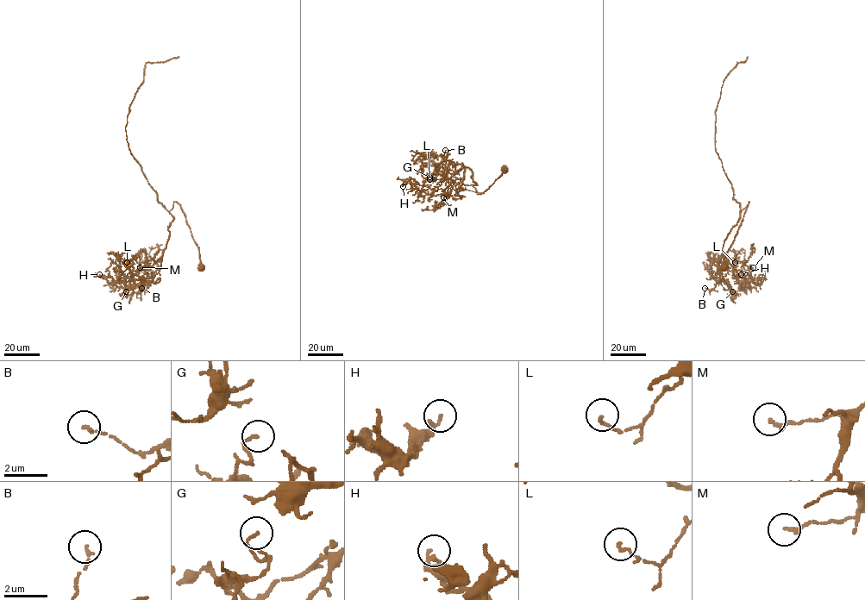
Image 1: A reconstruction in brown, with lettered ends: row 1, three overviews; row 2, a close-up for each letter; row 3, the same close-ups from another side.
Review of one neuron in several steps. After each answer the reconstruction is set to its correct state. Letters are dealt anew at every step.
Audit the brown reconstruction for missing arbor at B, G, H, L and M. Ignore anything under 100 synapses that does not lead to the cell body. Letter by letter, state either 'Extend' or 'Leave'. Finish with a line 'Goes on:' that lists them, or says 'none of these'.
B: Leave
G: Leave
H: Leave
L: Leave
M: Leave
Goes on: none of these

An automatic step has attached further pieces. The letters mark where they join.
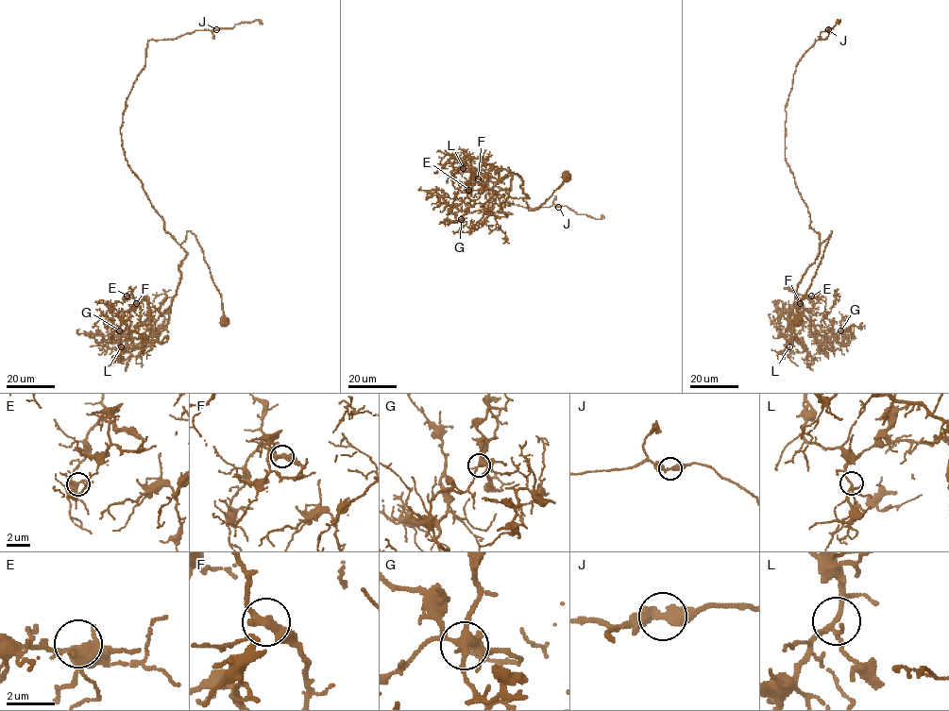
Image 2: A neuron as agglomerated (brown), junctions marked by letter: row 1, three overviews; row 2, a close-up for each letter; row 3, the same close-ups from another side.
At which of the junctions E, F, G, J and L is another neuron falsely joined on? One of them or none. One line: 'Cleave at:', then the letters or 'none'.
Cleave at: none

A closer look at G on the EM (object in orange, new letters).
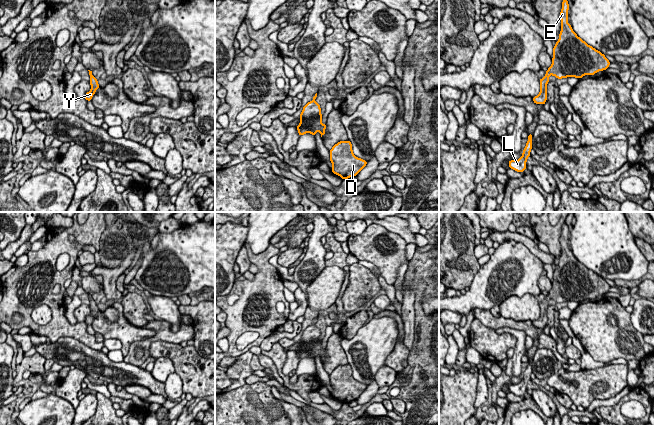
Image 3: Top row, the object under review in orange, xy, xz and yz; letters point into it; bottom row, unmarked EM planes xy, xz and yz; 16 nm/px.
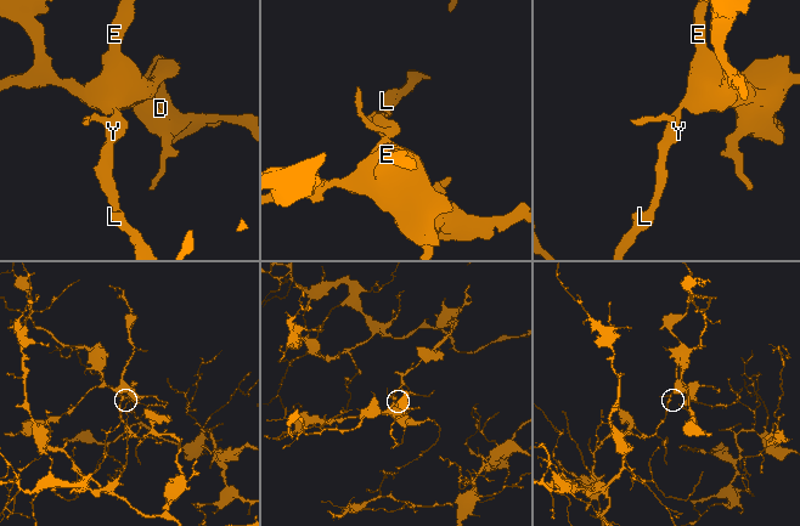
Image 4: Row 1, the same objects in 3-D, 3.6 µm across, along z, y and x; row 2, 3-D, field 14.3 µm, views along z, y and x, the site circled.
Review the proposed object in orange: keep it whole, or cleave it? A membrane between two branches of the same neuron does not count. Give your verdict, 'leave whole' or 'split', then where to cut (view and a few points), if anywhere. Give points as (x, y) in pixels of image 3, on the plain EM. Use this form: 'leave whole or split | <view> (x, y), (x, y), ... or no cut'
leave whole | no cut

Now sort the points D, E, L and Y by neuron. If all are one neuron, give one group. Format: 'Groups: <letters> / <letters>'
Groups: D E L Y

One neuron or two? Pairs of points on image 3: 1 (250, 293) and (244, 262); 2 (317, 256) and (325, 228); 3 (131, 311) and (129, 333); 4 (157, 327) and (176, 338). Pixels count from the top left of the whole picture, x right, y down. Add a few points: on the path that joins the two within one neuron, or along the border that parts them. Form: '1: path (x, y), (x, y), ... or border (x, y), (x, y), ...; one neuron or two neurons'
1: border (245, 246), (248, 259), (252, 263); two neurons
2: path (317, 249), (318, 235); one neuron
3: border (120, 303), (123, 315), (132, 324), (142, 328); two neurons
4: path (162, 331), (171, 337); one neuron

